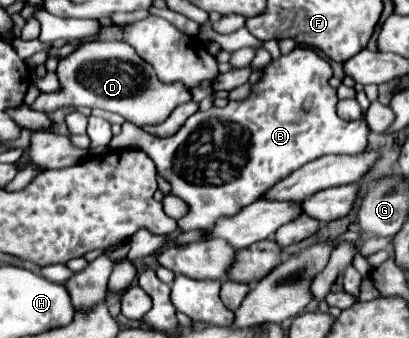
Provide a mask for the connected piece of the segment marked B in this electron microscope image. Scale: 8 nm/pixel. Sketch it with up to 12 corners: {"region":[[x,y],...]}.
{"region":[[298,45],[246,101],[170,137],[124,123],[212,229],[308,161],[366,149],[332,67]]}

